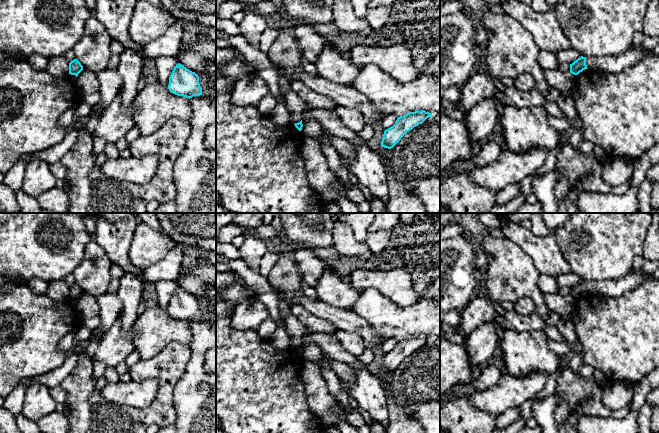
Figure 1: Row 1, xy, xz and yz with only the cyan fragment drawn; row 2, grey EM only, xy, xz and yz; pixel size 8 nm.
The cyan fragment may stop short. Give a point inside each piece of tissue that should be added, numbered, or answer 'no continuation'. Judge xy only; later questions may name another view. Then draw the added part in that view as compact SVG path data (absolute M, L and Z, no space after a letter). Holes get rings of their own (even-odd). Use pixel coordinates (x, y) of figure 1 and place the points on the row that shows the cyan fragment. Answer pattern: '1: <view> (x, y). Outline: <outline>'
no continuation

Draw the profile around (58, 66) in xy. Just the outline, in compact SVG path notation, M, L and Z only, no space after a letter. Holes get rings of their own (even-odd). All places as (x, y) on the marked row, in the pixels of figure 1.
M60 55L49 59L46 71L54 77L63 77L69 74L69 62Z

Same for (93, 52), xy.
M91 16L85 23L81 39L72 48L83 69L100 72L107 69L110 61L112 38L106 28Z

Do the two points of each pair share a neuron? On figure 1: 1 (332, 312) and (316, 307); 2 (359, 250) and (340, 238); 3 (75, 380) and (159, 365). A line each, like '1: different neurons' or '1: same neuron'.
1: same neuron
2: same neuron
3: same neuron

